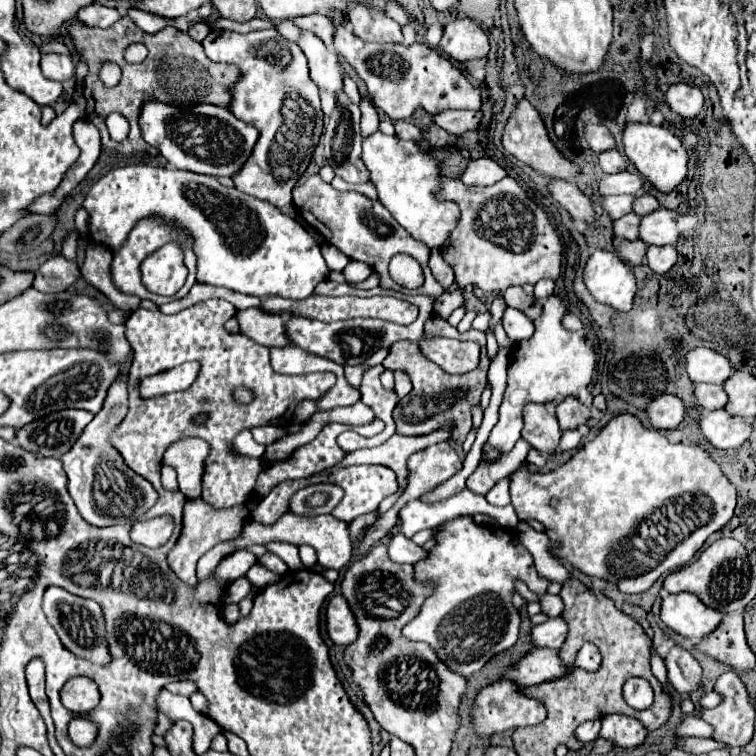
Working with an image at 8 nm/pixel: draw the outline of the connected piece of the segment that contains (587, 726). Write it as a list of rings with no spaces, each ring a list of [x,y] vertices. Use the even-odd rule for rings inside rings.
[[[587,721],[583,723],[579,729],[577,729],[577,739],[583,741],[583,743],[591,743],[597,735],[599,735],[599,729],[601,729],[601,721]]]

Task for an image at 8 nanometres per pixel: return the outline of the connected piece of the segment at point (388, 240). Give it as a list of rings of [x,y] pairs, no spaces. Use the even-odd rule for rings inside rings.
[[[311,175],[303,185],[297,185],[293,189],[293,205],[297,209],[297,213],[313,227],[317,229],[327,243],[335,245],[341,253],[345,253],[349,259],[353,261],[363,261],[367,263],[371,269],[375,269],[381,277],[381,287],[385,289],[395,289],[401,293],[411,293],[411,295],[433,295],[439,297],[445,289],[435,281],[435,277],[431,277],[431,271],[427,267],[427,259],[429,259],[429,247],[423,245],[421,241],[415,241],[393,217],[391,213],[383,207],[381,201],[369,199],[363,193],[357,191],[337,191],[331,187],[331,183],[325,183],[319,175]],[[397,253],[405,253],[411,255],[413,259],[417,259],[417,263],[423,269],[425,275],[425,283],[419,289],[405,289],[401,285],[397,285],[391,275],[389,275],[389,261],[393,255]]]

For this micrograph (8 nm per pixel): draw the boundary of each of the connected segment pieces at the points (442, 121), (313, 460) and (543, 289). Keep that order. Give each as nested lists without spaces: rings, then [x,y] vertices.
[[[443,111],[441,115],[433,115],[433,123],[453,135],[463,135],[467,131],[475,131],[481,123],[481,117],[481,111]]]
[[[373,421],[373,423],[369,423],[369,425],[345,425],[345,423],[327,423],[323,429],[321,429],[321,433],[311,441],[311,443],[307,443],[307,445],[303,445],[303,447],[299,447],[289,459],[285,459],[285,461],[279,461],[279,463],[273,463],[273,465],[269,465],[259,477],[257,477],[257,485],[255,485],[255,495],[257,497],[265,497],[267,493],[269,493],[269,489],[279,483],[281,481],[286,480],[288,477],[299,477],[302,473],[317,473],[318,470],[326,469],[335,465],[335,463],[339,463],[343,457],[345,457],[345,451],[337,445],[337,435],[339,433],[343,433],[343,431],[358,431],[358,434],[363,435],[365,437],[371,437],[376,434],[379,434],[383,431],[383,421]]]
[[[541,279],[534,285],[534,295],[537,299],[545,299],[554,293],[555,282],[550,279]]]

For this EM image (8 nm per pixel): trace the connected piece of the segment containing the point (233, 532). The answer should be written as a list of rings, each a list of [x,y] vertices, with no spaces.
[[[201,497],[199,499],[189,499],[185,503],[185,509],[183,509],[183,531],[181,531],[181,537],[179,537],[177,545],[173,547],[173,551],[169,553],[169,565],[171,565],[173,573],[181,581],[185,581],[189,587],[195,587],[197,581],[199,581],[197,575],[195,575],[197,559],[205,551],[215,547],[217,543],[237,537],[241,533],[245,517],[247,517],[247,507],[245,505],[235,505],[235,507],[229,507],[229,509],[215,509],[213,505],[207,505],[207,501],[203,501]]]

